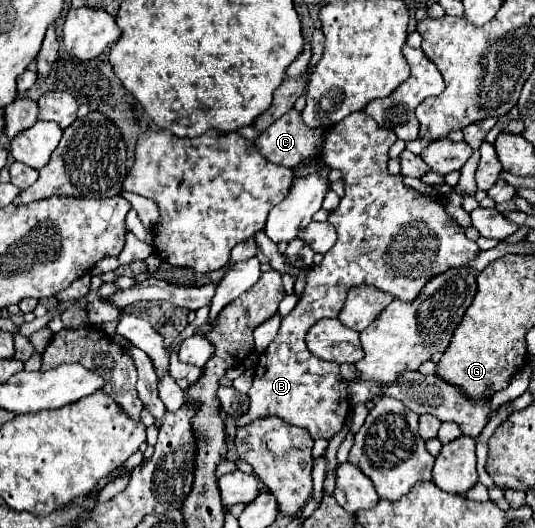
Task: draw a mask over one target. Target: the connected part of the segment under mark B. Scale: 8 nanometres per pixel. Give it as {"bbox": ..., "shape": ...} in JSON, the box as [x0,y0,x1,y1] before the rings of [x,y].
{"bbox":[236,112,478,440],"shape":[[[354,112],[336,126],[332,126],[326,136],[324,136],[324,146],[322,146],[322,160],[338,168],[344,178],[344,196],[340,198],[340,204],[336,210],[328,214],[328,224],[336,228],[336,244],[324,254],[320,264],[314,264],[308,274],[306,274],[306,290],[302,300],[296,304],[296,308],[280,322],[280,330],[276,338],[270,342],[266,352],[260,356],[256,372],[254,372],[254,382],[248,392],[250,396],[250,408],[244,416],[236,420],[236,426],[244,428],[250,422],[266,416],[278,416],[284,422],[292,426],[306,428],[314,440],[324,438],[330,440],[336,432],[342,430],[346,424],[348,412],[350,412],[350,402],[348,402],[348,382],[340,376],[340,370],[336,364],[314,358],[310,350],[306,348],[304,336],[306,332],[322,318],[336,318],[344,306],[346,294],[352,286],[368,284],[376,286],[388,294],[392,294],[398,300],[410,302],[414,300],[422,286],[434,276],[440,274],[448,268],[454,266],[470,266],[470,260],[478,254],[478,244],[474,240],[468,240],[464,234],[464,228],[446,214],[446,208],[432,200],[430,196],[424,196],[416,192],[414,188],[404,186],[402,176],[392,176],[388,174],[388,150],[396,142],[396,134],[392,130],[380,128],[374,118],[370,118],[366,112]]]}

